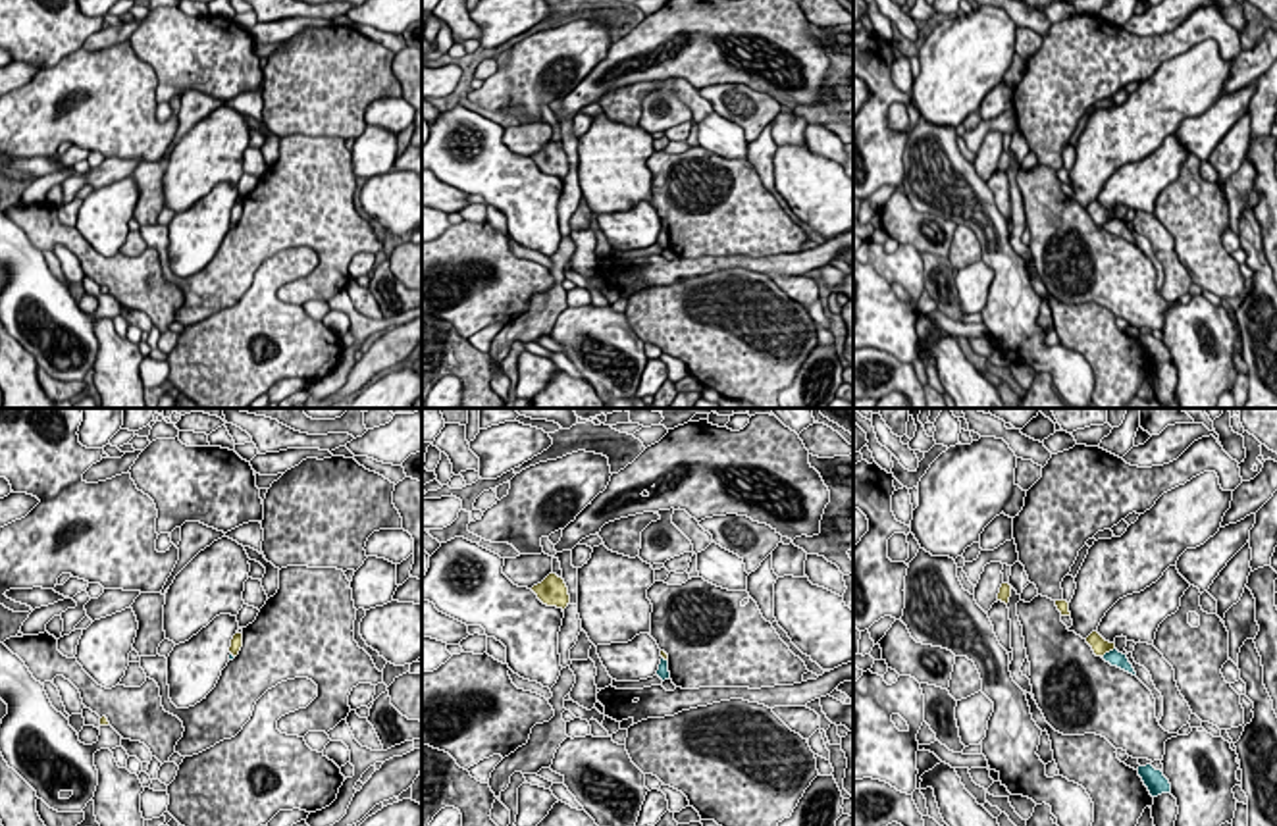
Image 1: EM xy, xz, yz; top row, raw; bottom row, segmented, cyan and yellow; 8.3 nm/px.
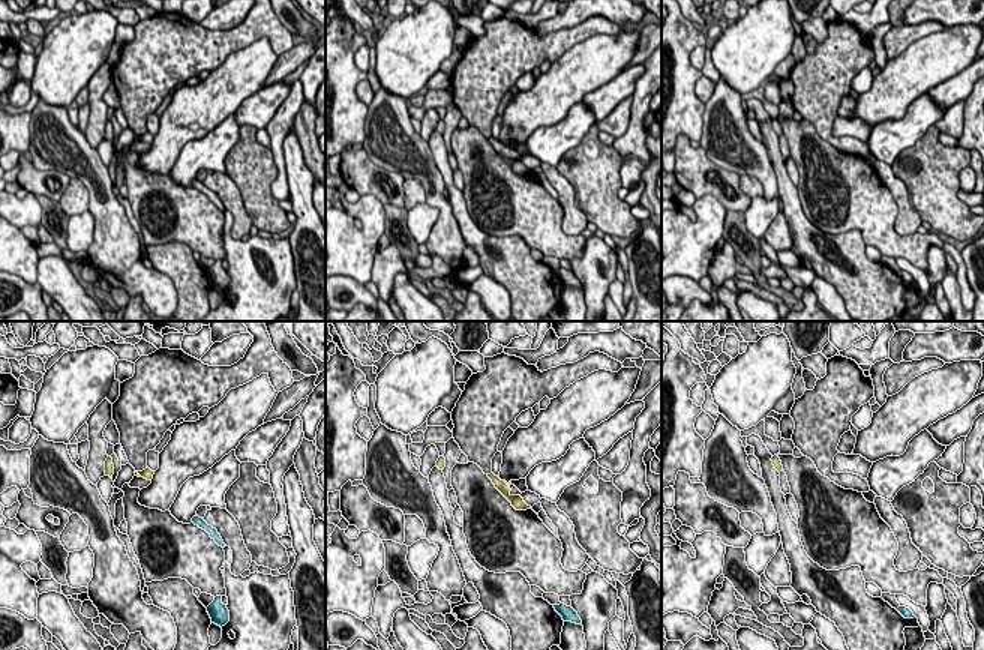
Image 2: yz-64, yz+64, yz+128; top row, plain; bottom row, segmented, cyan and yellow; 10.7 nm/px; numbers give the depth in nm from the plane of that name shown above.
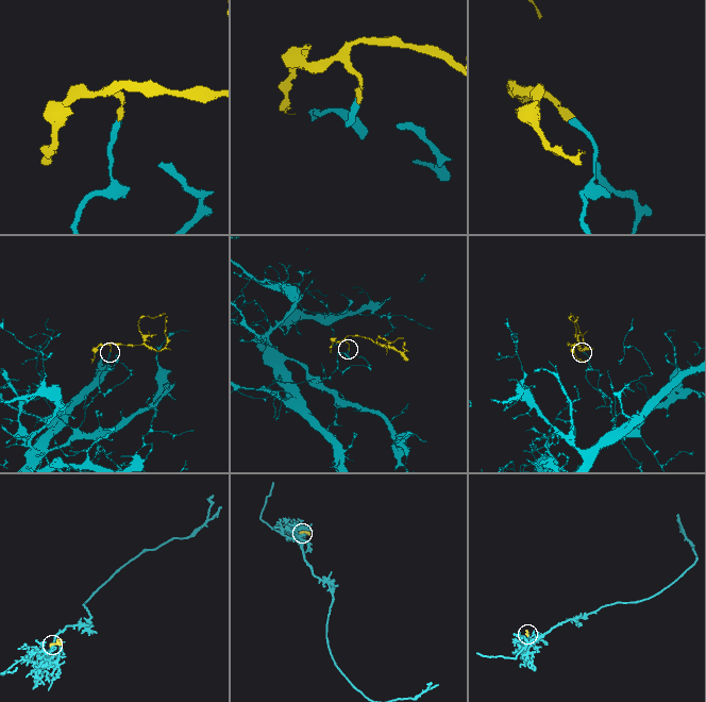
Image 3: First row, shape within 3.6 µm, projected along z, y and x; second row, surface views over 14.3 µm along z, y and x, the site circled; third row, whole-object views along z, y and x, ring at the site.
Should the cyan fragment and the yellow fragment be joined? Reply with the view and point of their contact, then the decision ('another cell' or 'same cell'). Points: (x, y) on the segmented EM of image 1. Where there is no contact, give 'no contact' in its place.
yz (1110, 651) | another cell

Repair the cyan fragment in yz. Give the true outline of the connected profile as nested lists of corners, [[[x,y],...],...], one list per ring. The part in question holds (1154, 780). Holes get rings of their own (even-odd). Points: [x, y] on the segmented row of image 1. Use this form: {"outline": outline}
{"outline": [[[1152,764],[1138,766],[1138,776],[1142,778],[1152,797],[1171,793],[1169,780],[1163,776],[1161,770],[1156,770]]]}

